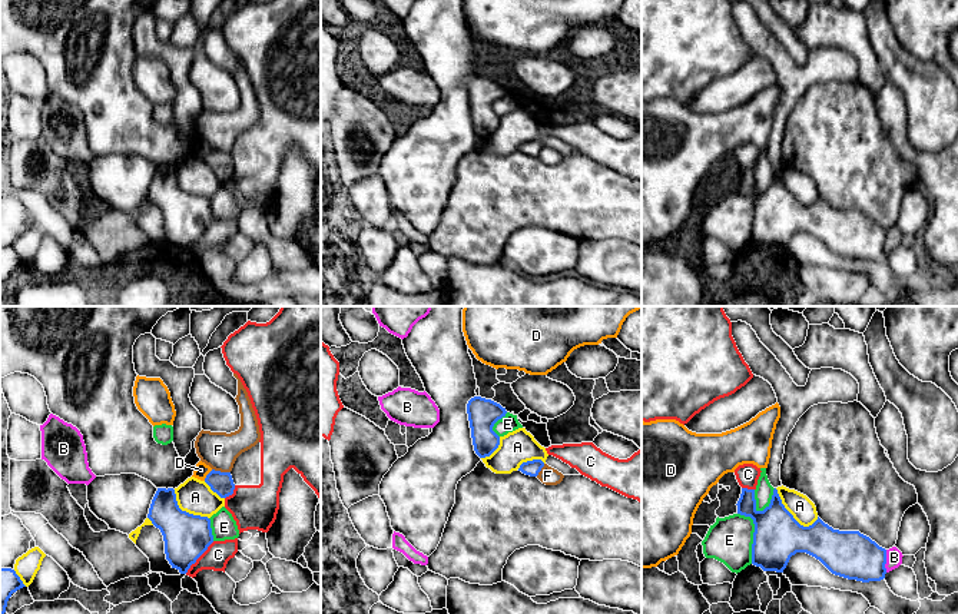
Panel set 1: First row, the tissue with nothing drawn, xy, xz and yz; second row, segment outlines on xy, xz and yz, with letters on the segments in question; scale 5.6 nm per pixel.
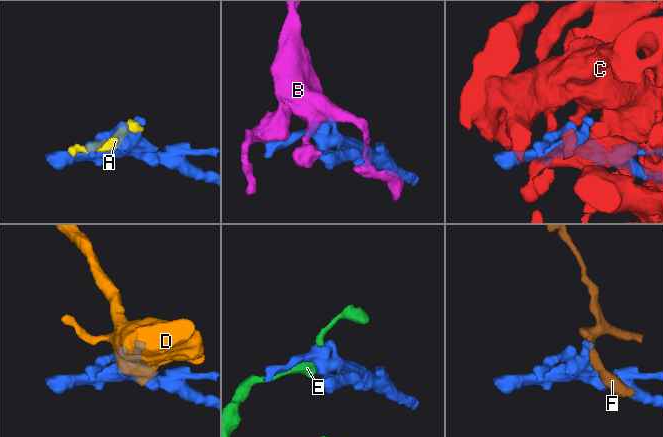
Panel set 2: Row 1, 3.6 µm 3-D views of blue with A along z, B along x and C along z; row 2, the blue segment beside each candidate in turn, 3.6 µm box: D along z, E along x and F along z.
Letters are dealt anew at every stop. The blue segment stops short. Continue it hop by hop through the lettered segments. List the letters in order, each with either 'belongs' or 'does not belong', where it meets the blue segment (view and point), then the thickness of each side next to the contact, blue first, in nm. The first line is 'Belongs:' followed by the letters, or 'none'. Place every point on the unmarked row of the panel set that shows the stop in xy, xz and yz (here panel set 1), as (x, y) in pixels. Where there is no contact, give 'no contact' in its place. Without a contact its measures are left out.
Belongs: none
A: does not belong; contact yz (792, 195); calibres 280 and 140 nm
B: does not belong; contact yz (885, 241); calibres 260 and 100 nm
C: does not belong; contact xy (199, 235); calibres 260 and 140 nm
D: does not belong; contact xy (206, 155); calibres 130 and 80 nm
E: does not belong; contact yz (753, 213); calibres 280 and 260 nm
F: does not belong; contact xy (221, 152); calibres 130 and 200 nm

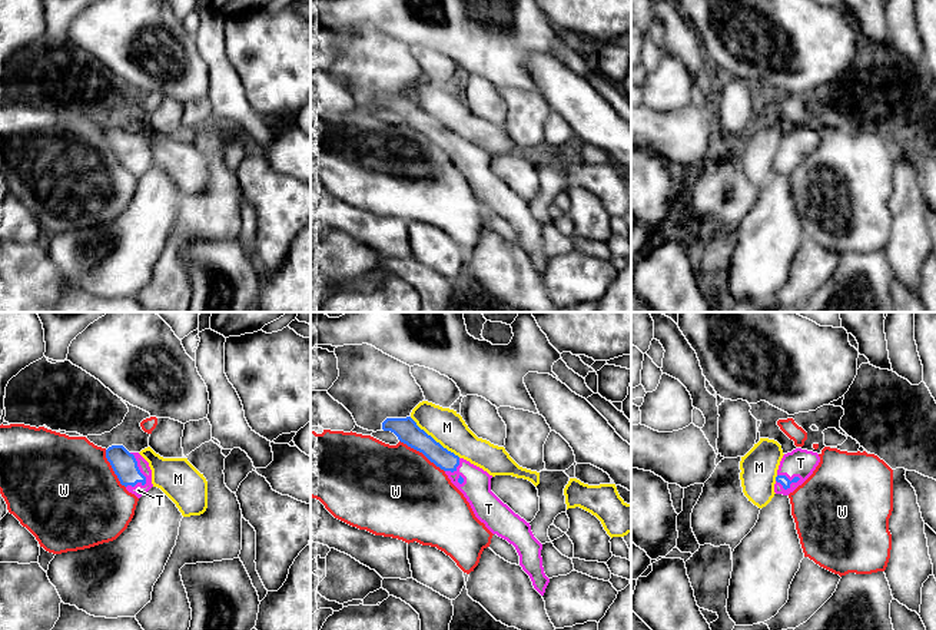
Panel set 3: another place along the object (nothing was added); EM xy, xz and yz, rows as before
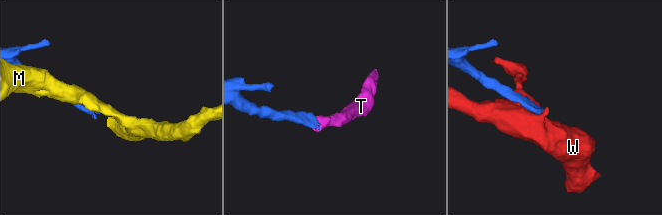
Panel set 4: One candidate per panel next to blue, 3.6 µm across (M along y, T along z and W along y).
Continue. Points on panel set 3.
Belongs: T
M: does not belong; contact xz (434, 119); calibres 130 and 200 nm
T: belongs; contact xy (138, 148); calibres 140 and 70 nm
W: does not belong; contact xz (422, 132); calibres 130 and 480 nm

